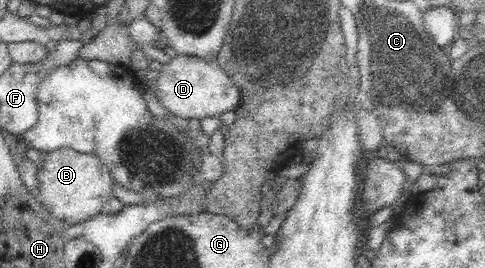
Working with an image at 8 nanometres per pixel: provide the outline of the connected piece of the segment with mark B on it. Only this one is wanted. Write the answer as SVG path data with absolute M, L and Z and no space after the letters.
M69 147L42 153L38 170L39 198L44 208L67 226L93 218L113 197L114 181L109 169L96 154L81 154Z

